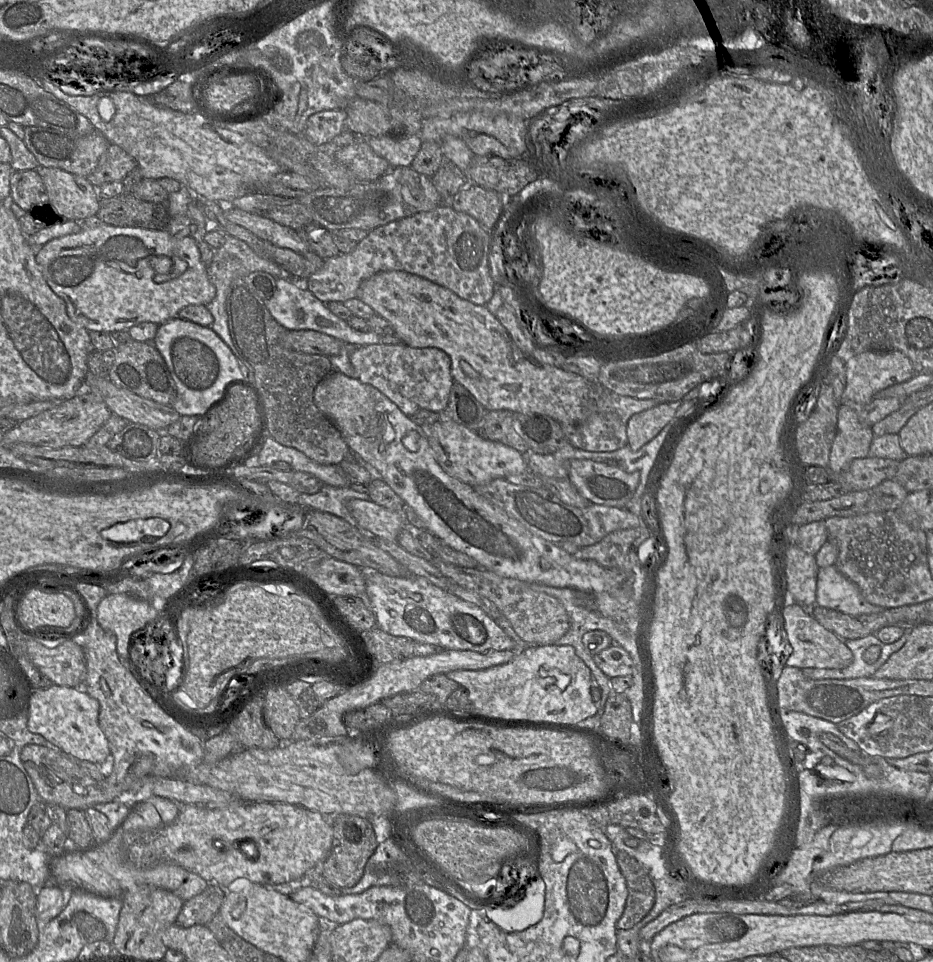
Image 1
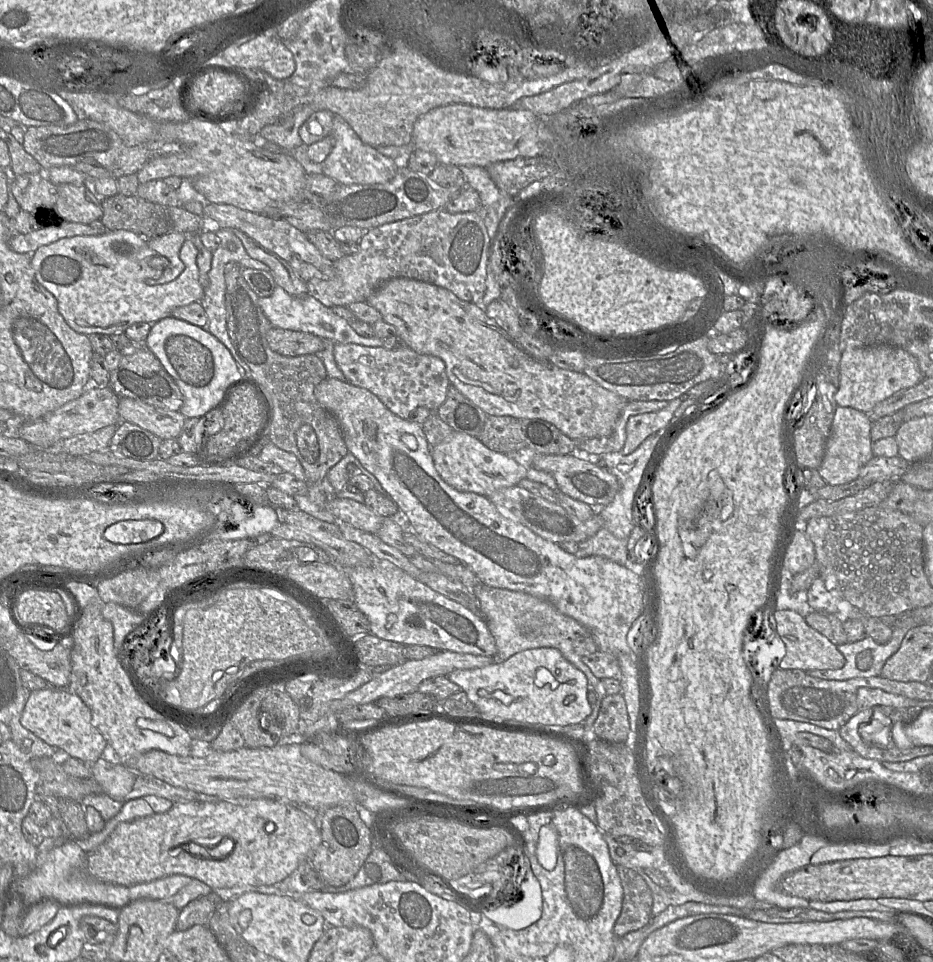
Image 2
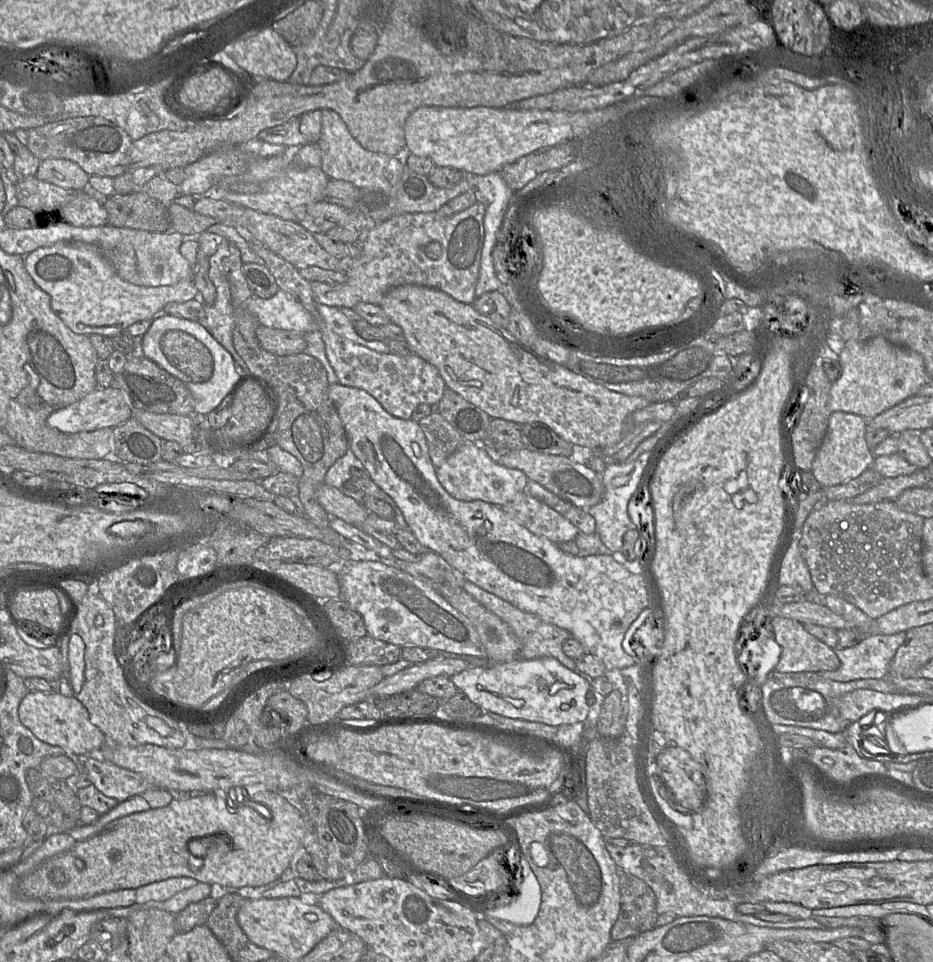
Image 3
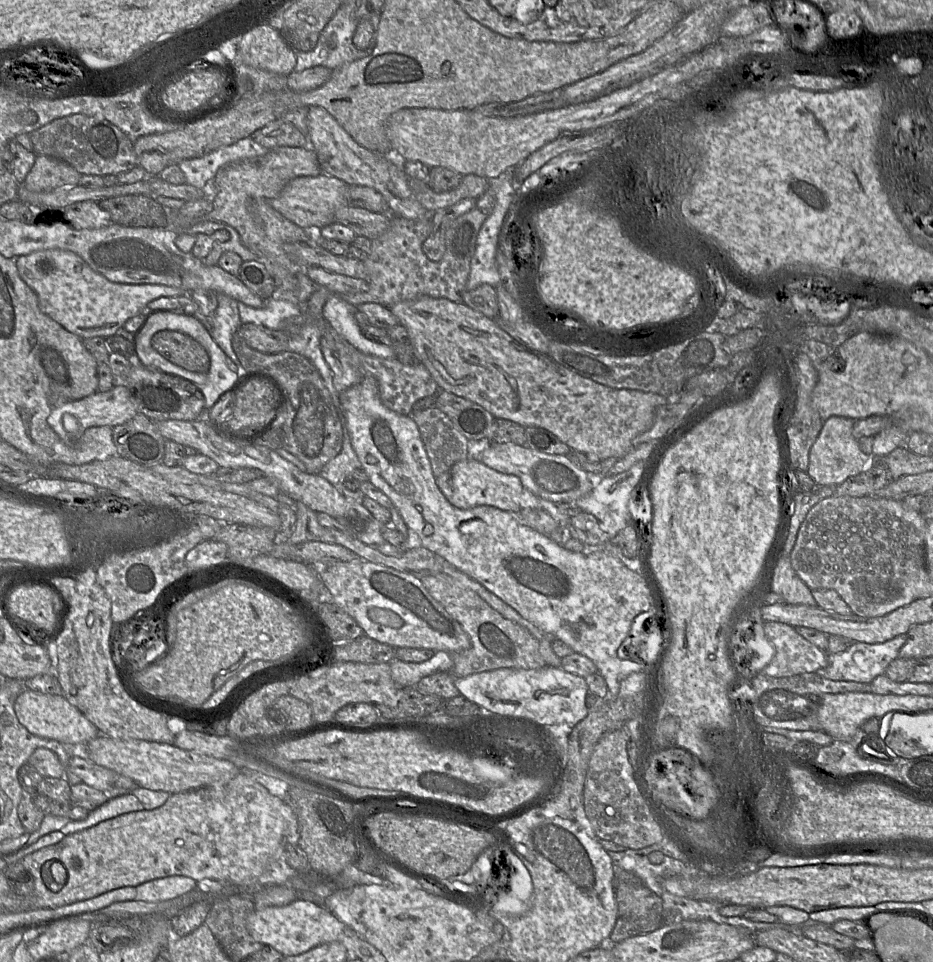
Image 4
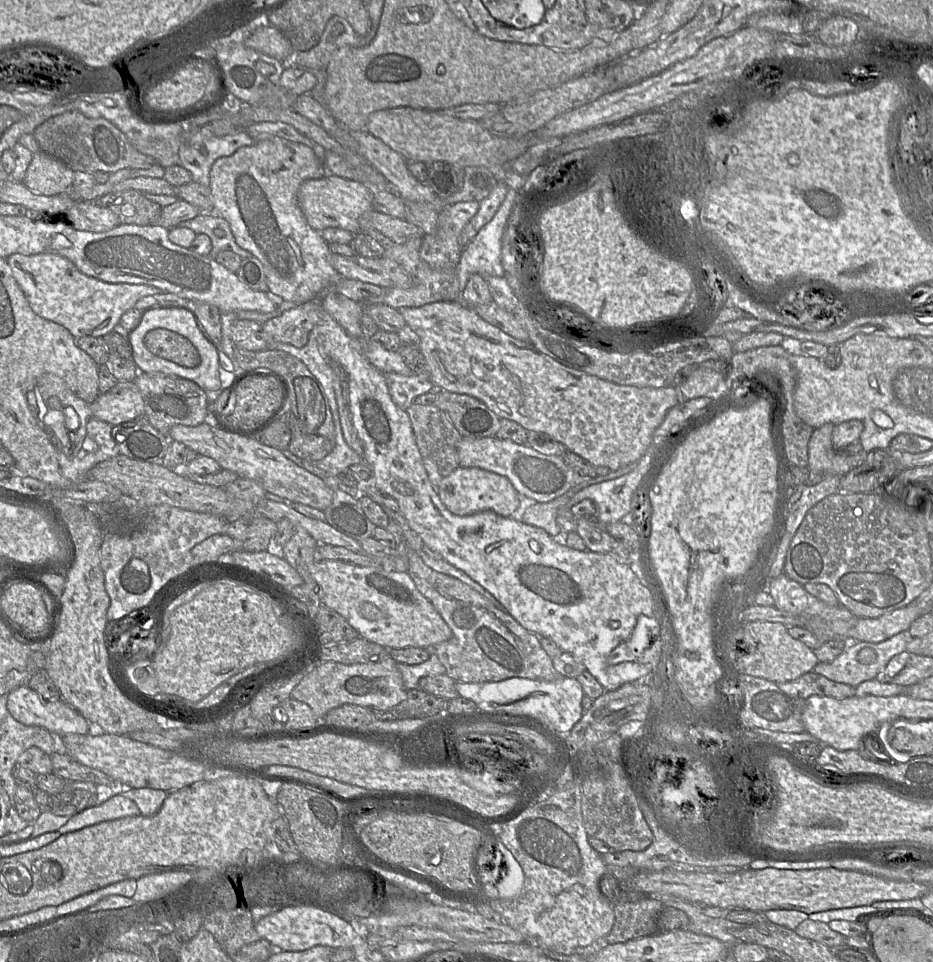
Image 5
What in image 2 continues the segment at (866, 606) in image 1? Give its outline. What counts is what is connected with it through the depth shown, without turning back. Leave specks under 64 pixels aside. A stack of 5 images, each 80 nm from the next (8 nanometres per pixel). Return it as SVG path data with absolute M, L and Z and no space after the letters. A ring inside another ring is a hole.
M820 577L815 578L809 587L806 603L813 611L832 614L843 623L850 619L852 610L862 612L847 600L828 591Z

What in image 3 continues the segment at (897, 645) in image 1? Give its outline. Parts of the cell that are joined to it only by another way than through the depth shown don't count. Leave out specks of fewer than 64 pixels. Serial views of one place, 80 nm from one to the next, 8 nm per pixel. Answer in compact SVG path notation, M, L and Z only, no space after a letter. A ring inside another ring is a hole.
M906 632L891 635L863 636L853 647L833 649L840 660L837 670L818 671L819 676L832 681L850 682L860 679L883 679L889 674L890 664Z

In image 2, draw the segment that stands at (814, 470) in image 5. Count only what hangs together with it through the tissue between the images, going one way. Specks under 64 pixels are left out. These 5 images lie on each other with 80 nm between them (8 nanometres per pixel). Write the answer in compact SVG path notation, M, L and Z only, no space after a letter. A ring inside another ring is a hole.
M838 406L826 442L825 454L818 472L826 484L840 485L859 477L860 469L873 457L870 431L872 419L866 413L851 407Z

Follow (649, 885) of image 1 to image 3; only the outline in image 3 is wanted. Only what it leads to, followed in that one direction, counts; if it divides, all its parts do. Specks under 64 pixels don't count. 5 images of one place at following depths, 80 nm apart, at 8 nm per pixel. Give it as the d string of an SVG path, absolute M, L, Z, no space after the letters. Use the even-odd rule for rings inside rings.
M617 867L620 888L620 913L614 923L611 941L635 938L655 927L658 918L656 896L652 889L637 877Z

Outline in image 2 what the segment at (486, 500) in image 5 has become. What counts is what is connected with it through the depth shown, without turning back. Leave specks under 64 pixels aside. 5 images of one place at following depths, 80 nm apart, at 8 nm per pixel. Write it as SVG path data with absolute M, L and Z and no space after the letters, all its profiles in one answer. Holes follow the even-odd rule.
M452 431L441 443L431 448L434 466L440 477L461 492L473 492L482 496L512 487L526 478L528 470L507 454L487 448L477 437Z

